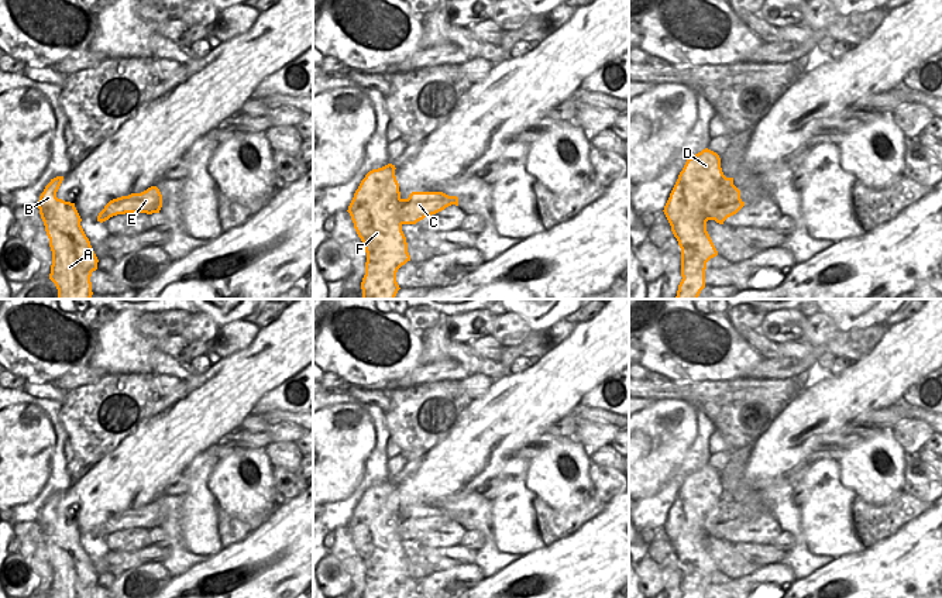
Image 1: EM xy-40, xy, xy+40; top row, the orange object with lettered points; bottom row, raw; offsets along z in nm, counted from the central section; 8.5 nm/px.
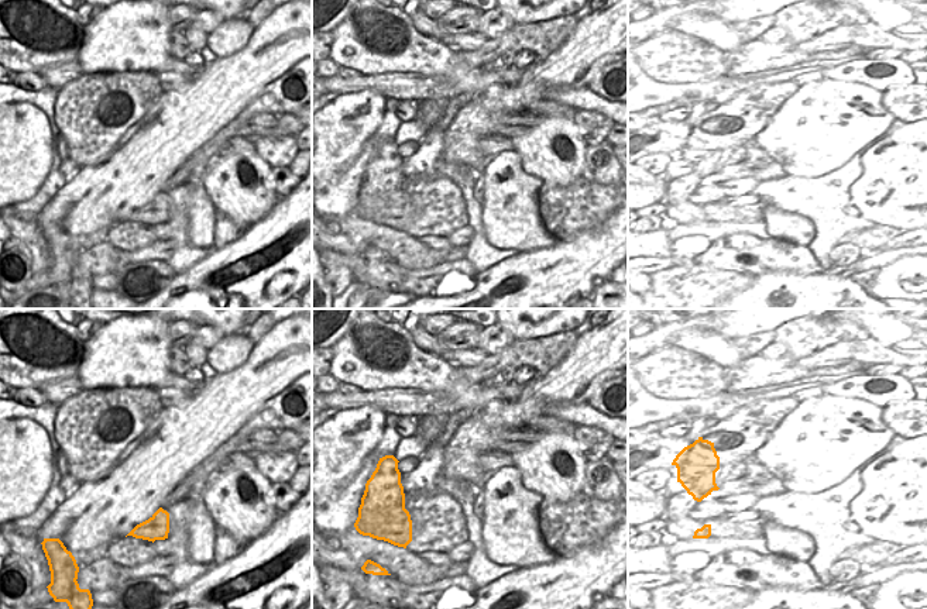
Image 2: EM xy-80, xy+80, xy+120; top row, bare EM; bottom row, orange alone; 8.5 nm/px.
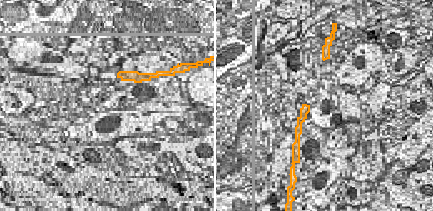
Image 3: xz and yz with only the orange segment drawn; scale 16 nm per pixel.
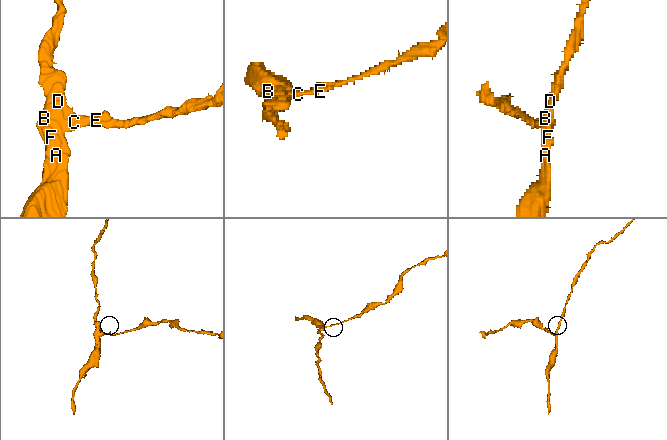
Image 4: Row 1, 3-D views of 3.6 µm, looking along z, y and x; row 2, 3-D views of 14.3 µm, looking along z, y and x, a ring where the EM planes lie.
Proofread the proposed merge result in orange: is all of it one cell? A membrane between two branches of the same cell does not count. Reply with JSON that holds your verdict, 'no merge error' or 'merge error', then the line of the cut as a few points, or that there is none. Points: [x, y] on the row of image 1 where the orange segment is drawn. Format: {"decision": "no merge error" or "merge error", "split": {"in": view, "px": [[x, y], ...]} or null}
{"decision": "merge error", "split": {"in": "xy+40", "px": [[726, 178], [708, 198], [710, 210], [714, 215], [712, 219]]}}

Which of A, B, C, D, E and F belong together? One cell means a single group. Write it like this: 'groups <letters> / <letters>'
groups A B D F / C E

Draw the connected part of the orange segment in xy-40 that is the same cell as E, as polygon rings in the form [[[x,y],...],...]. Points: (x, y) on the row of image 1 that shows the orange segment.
[[[151,186],[141,193],[131,193],[110,200],[99,213],[97,221],[103,223],[113,216],[126,213],[159,213],[162,207],[162,195],[157,186]]]

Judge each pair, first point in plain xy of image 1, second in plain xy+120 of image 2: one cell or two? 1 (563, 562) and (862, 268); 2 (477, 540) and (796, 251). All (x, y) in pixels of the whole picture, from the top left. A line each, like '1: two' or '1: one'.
1: one
2: two

